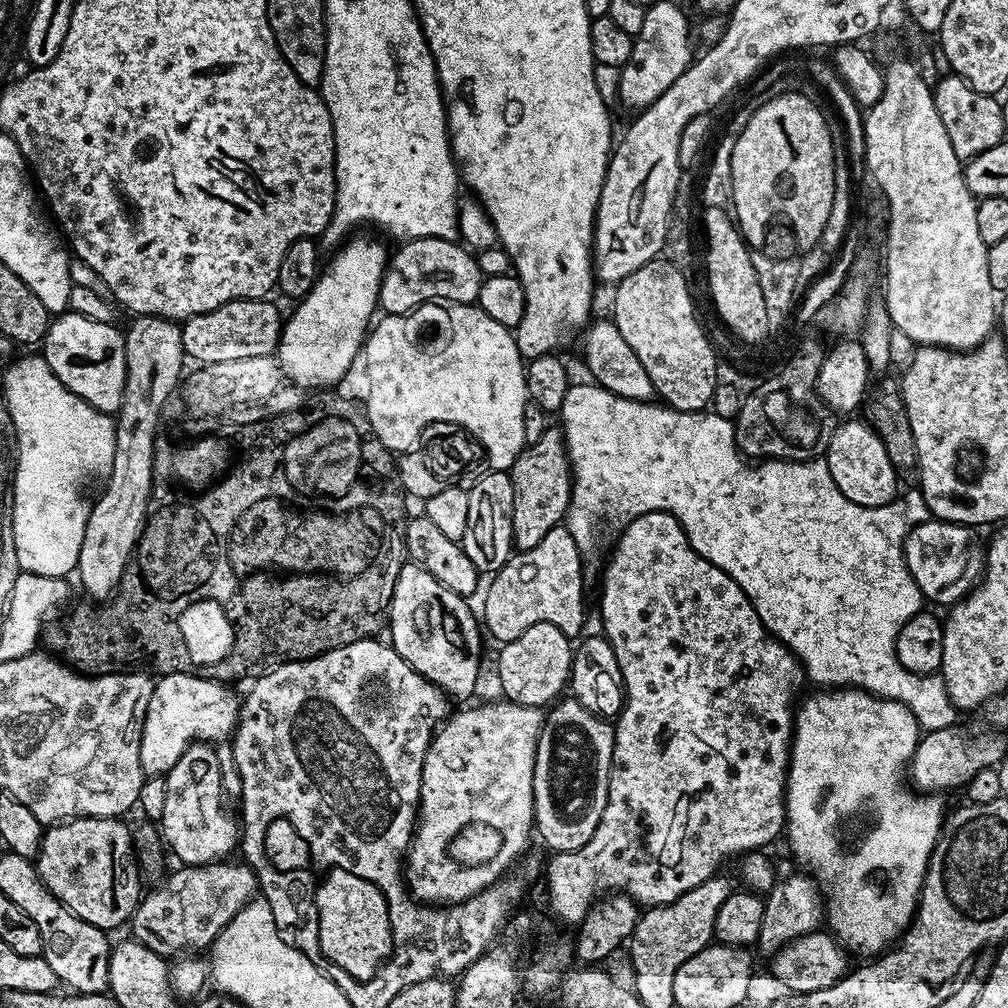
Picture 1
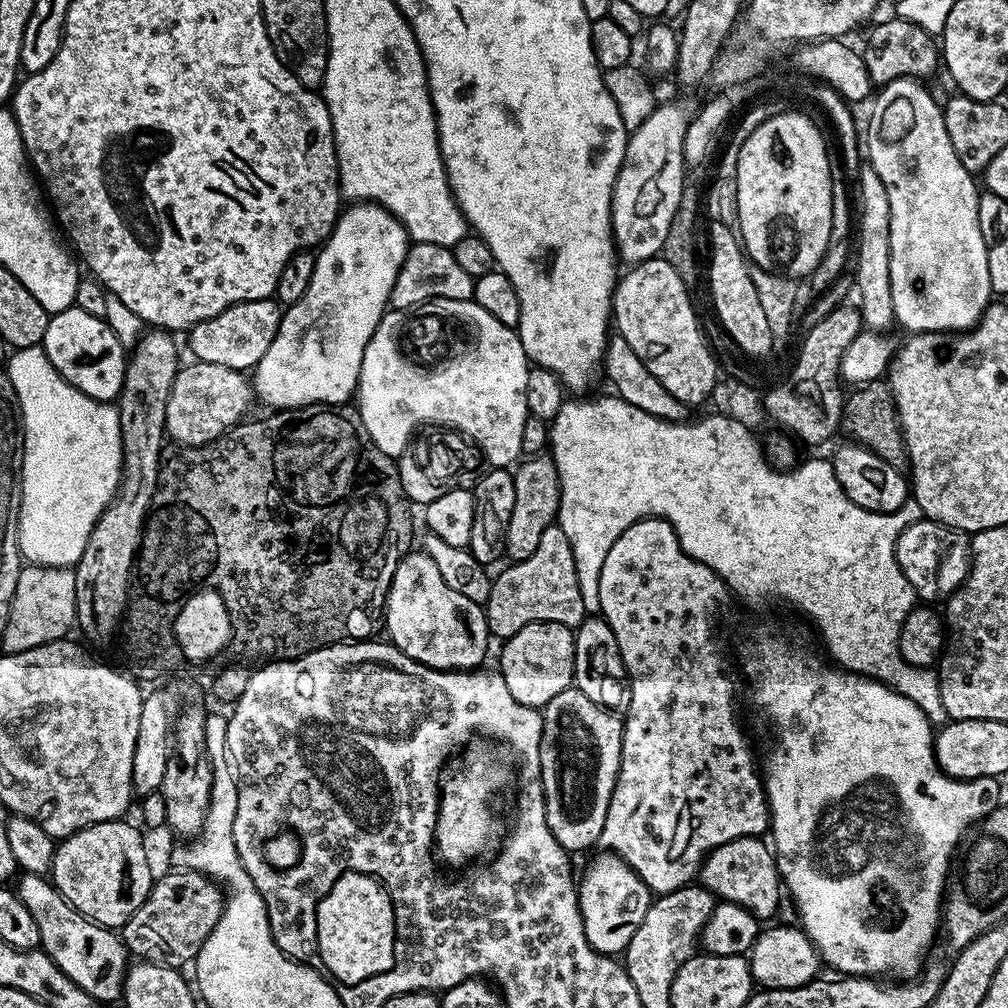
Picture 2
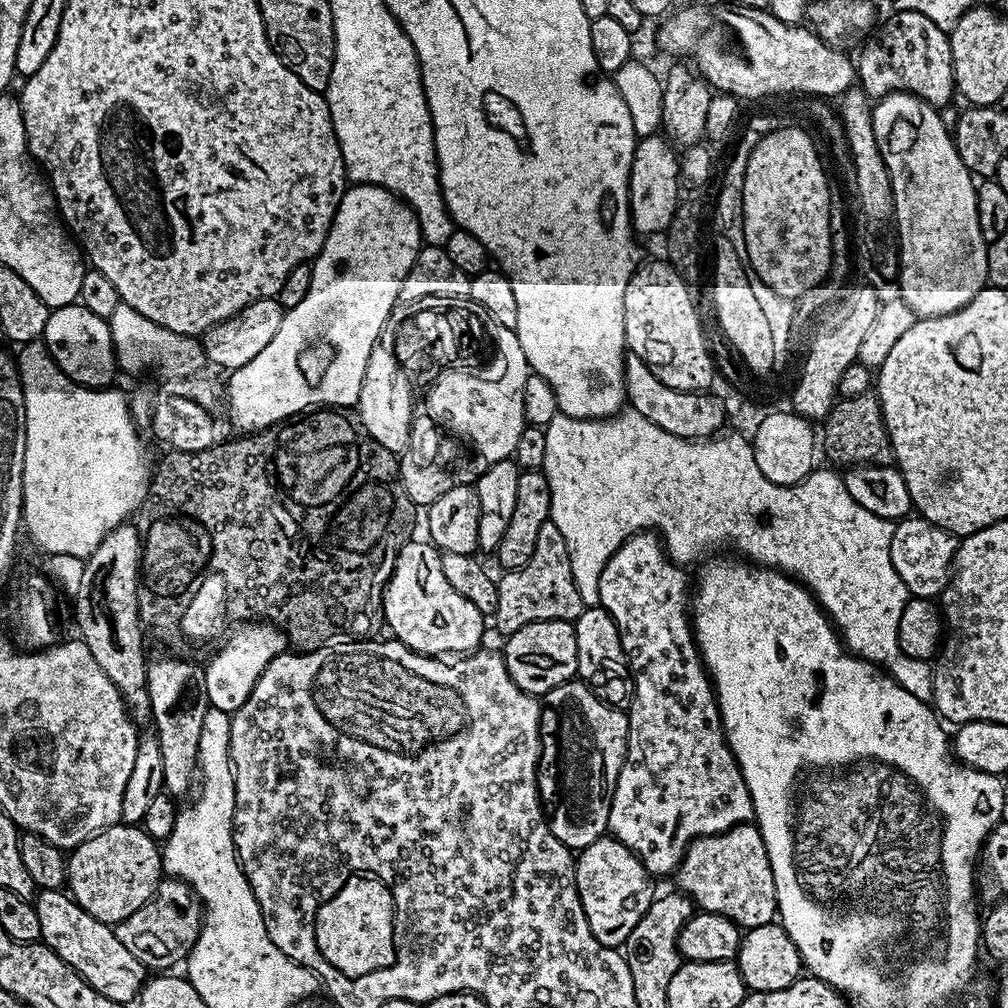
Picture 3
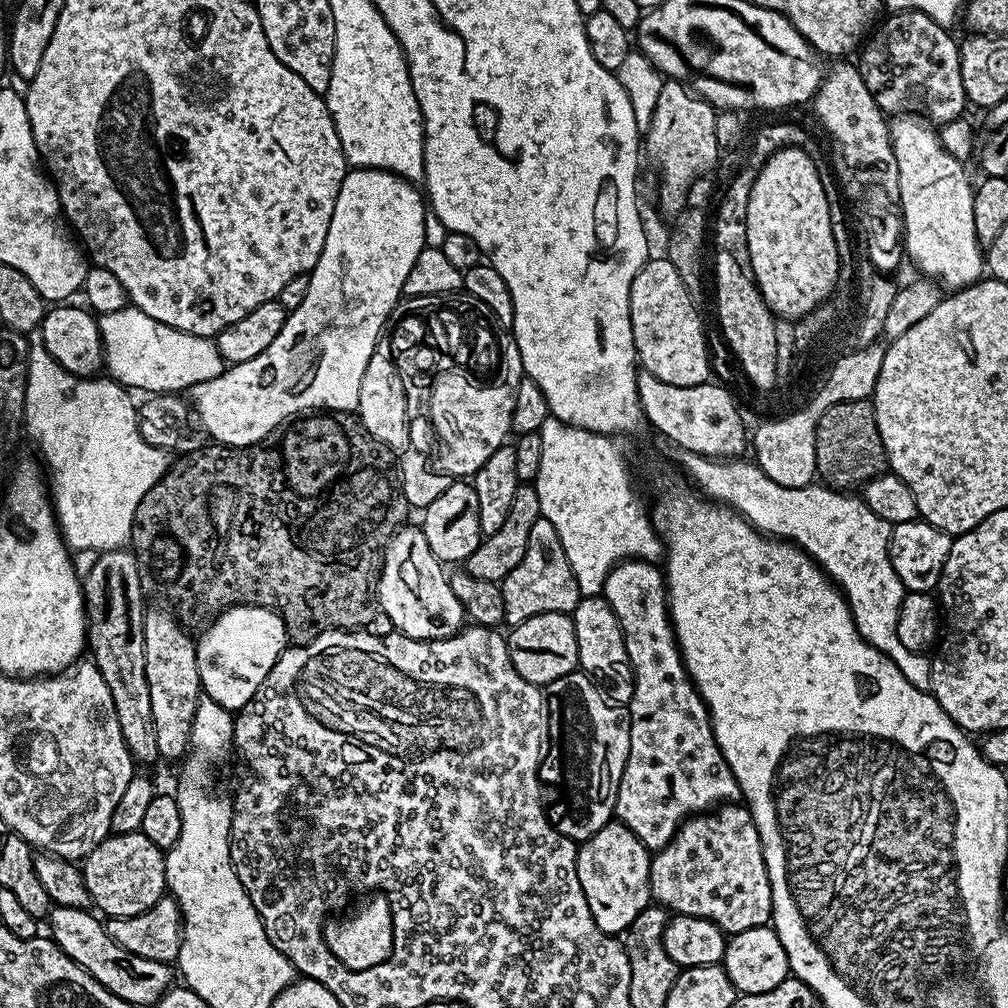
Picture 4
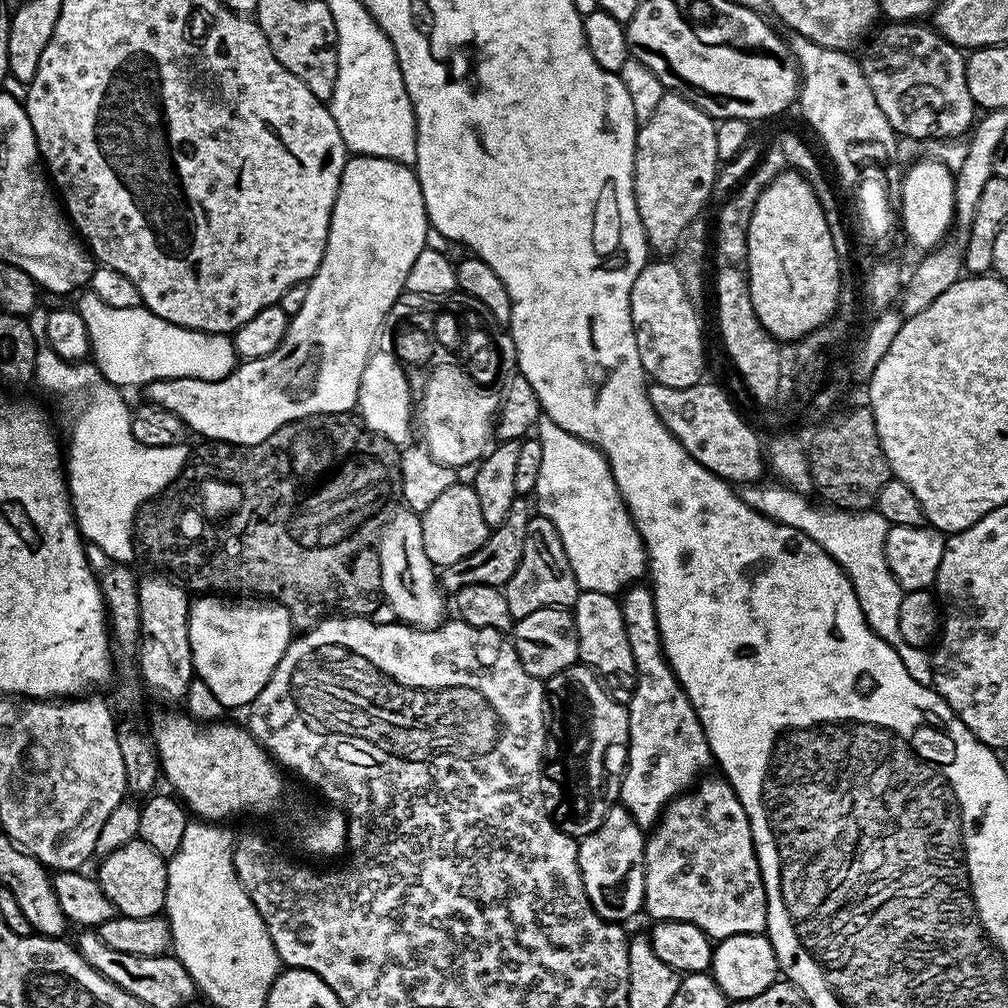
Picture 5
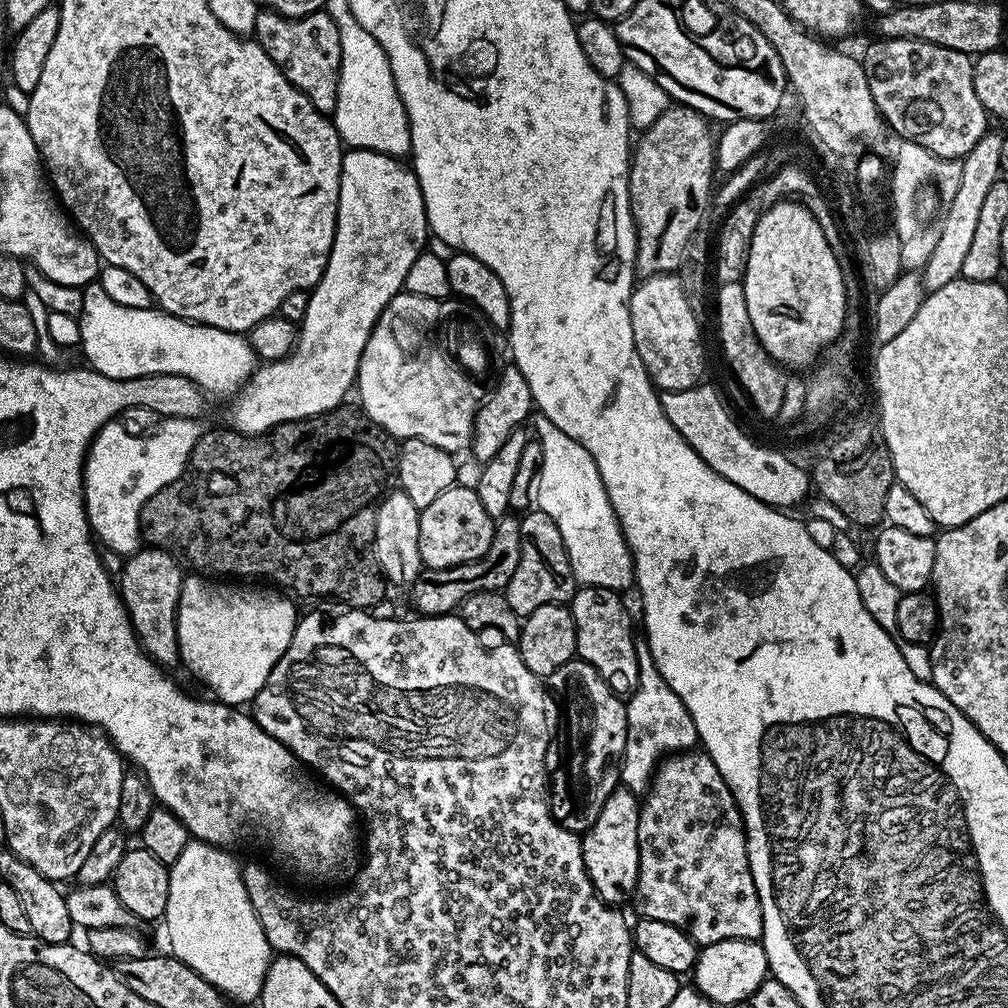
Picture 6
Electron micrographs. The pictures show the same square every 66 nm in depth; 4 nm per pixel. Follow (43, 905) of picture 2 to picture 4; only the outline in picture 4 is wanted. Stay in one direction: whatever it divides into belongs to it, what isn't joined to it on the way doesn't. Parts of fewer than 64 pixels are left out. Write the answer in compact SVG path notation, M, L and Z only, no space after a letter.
M53 907L46 917L46 923L52 927L51 940L79 968L89 972L98 982L102 982L102 986L106 986L110 994L118 994L118 998L134 1006L140 1004L155 1006L167 994L169 988L173 987L173 965L154 962L150 958L138 958L138 954L130 954L130 950L122 950L122 946L118 946L118 942L110 938L105 925L99 924L90 913L91 911L82 908Z

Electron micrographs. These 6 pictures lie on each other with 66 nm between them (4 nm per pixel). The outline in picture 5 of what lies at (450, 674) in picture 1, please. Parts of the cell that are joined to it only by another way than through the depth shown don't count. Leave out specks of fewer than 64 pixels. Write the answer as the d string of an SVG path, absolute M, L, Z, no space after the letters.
M411 510L403 511L393 511L387 517L384 532L380 536L380 591L383 599L388 599L388 604L396 615L393 617L397 621L411 624L414 628L436 628L446 619L445 593L438 583L437 569L430 562L430 558L426 558L426 550L422 546L420 516Z

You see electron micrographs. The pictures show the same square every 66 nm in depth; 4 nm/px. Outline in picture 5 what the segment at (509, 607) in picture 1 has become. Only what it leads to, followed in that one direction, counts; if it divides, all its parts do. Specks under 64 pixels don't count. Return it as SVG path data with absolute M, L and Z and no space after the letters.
M533 514L530 518L526 526L526 546L522 550L522 562L518 562L518 570L514 570L502 591L506 606L510 606L513 621L526 618L526 614L534 614L534 610L571 609L575 605L576 597L582 589L574 578L574 570L570 570L566 546L562 546L562 538L558 538L558 530L554 530L554 522L550 518L539 514Z

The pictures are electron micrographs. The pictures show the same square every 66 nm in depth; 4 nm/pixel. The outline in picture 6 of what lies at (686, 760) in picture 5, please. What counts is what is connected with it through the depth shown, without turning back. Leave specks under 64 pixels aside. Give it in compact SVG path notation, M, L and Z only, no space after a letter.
M637 643L636 657L638 686L626 700L626 746L620 759L620 784L631 792L644 794L661 760L678 752L695 749L698 737L690 710L686 710L682 698L678 698L678 694L670 690L666 678L662 678L647 643Z

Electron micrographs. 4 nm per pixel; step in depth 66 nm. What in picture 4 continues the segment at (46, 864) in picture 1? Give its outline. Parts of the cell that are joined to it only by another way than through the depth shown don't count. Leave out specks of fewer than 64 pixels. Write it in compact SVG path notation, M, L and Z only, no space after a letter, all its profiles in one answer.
M117 832L109 834L108 837L99 844L94 850L90 850L90 854L84 857L82 861L82 871L84 873L84 885L88 891L88 899L93 905L97 904L102 911L105 912L105 917L111 918L114 916L137 916L146 910L150 910L154 906L154 902L158 902L160 897L165 895L166 885L164 883L164 858L165 853L158 846L154 846L154 842L150 842L150 838L146 838L146 834L139 832Z

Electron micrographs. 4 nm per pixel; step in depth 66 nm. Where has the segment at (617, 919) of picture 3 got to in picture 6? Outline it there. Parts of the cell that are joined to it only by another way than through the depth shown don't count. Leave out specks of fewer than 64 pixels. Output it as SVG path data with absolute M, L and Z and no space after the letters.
M618 786L606 798L606 806L602 806L602 814L582 836L582 854L584 865L597 896L609 906L624 906L636 895L638 882L638 822L640 821L640 805L637 793L629 788Z

